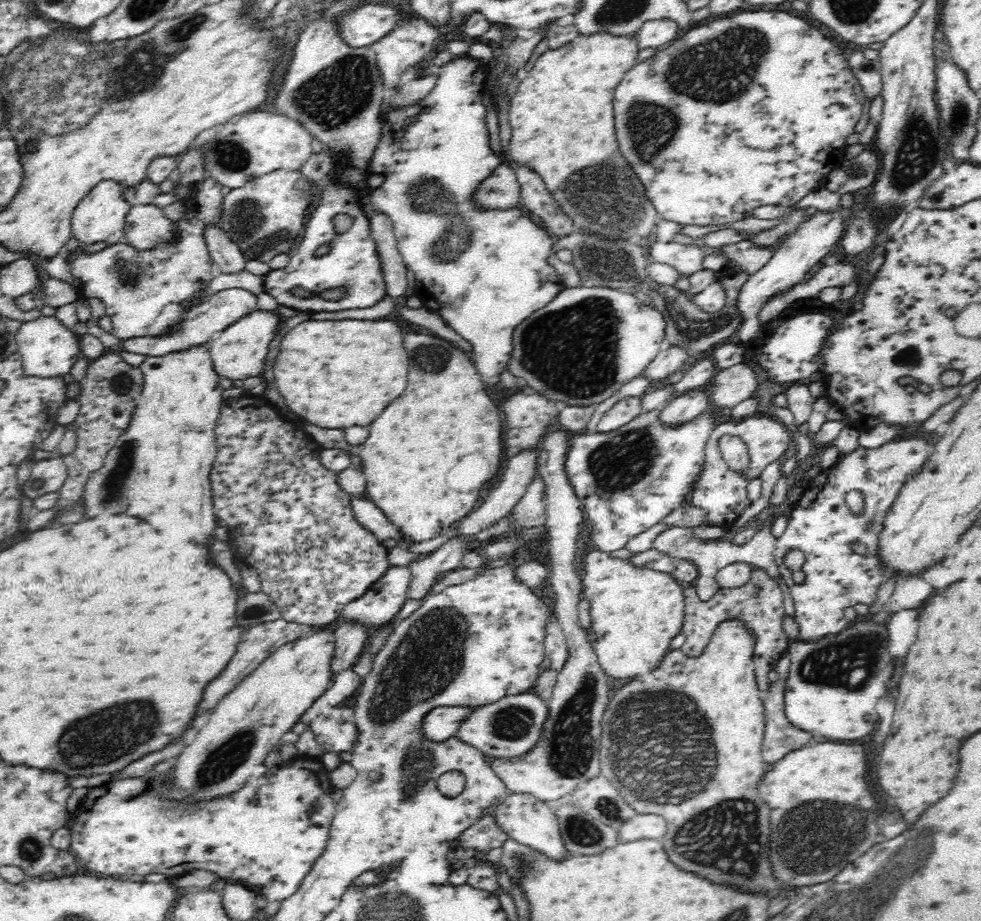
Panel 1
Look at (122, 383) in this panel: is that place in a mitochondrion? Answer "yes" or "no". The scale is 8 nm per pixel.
yes

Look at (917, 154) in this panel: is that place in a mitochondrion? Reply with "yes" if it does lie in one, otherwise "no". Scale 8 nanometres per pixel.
yes

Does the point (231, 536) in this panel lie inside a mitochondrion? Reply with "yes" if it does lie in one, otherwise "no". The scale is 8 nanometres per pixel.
no

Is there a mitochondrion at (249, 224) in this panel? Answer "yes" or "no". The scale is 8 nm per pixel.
yes

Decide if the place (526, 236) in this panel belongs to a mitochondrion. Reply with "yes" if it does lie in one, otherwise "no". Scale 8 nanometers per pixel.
no

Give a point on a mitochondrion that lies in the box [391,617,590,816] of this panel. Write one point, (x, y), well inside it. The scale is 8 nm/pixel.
(417, 765)

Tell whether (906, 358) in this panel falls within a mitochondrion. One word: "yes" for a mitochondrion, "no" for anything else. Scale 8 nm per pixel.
yes

